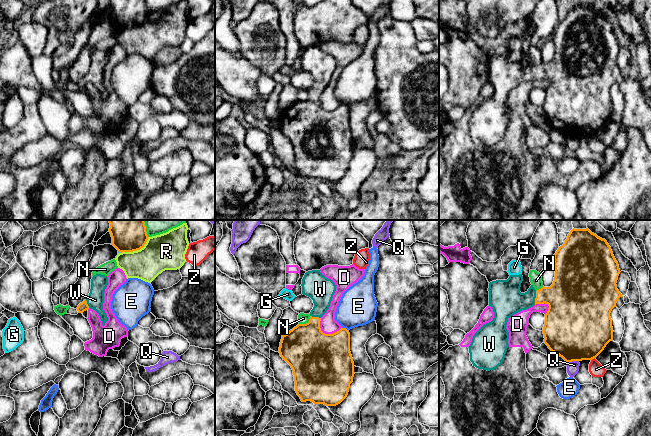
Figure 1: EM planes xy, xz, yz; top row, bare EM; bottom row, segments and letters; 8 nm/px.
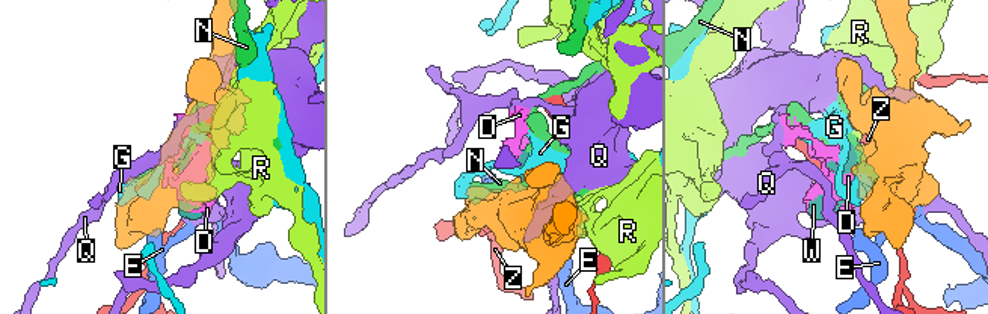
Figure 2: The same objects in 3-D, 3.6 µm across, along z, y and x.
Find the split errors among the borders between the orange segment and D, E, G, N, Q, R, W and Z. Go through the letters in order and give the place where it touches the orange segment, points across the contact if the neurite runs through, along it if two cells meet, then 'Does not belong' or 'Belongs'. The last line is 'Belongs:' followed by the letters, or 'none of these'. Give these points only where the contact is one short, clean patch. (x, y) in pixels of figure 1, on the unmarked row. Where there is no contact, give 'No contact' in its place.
D: Touches orange at xz (326, 110). Does not belong
E: Touches orange at xz (345, 104). Does not belong
G: Touches orange at xy (120, 27). Does not belong
N: Touches orange at xz (306, 99). Does not belong
Q: Touches orange at yz (572, 136). Does not belong
R: Touches orange at xy (136, 26). Does not belong
W: Touches orange at yz (535, 74). Path across: yz (566, 73), (535, 74), (505, 74). Belongs
Z: Touches orange at yz (592, 134). Boundary: yz (594, 133), (591, 136). Does not belong
Belongs: W

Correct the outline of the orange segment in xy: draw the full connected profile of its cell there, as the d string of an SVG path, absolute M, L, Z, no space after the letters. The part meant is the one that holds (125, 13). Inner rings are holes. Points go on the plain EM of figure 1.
M110 0L112 21L119 28L133 28L144 23L148 16L145 0Z

